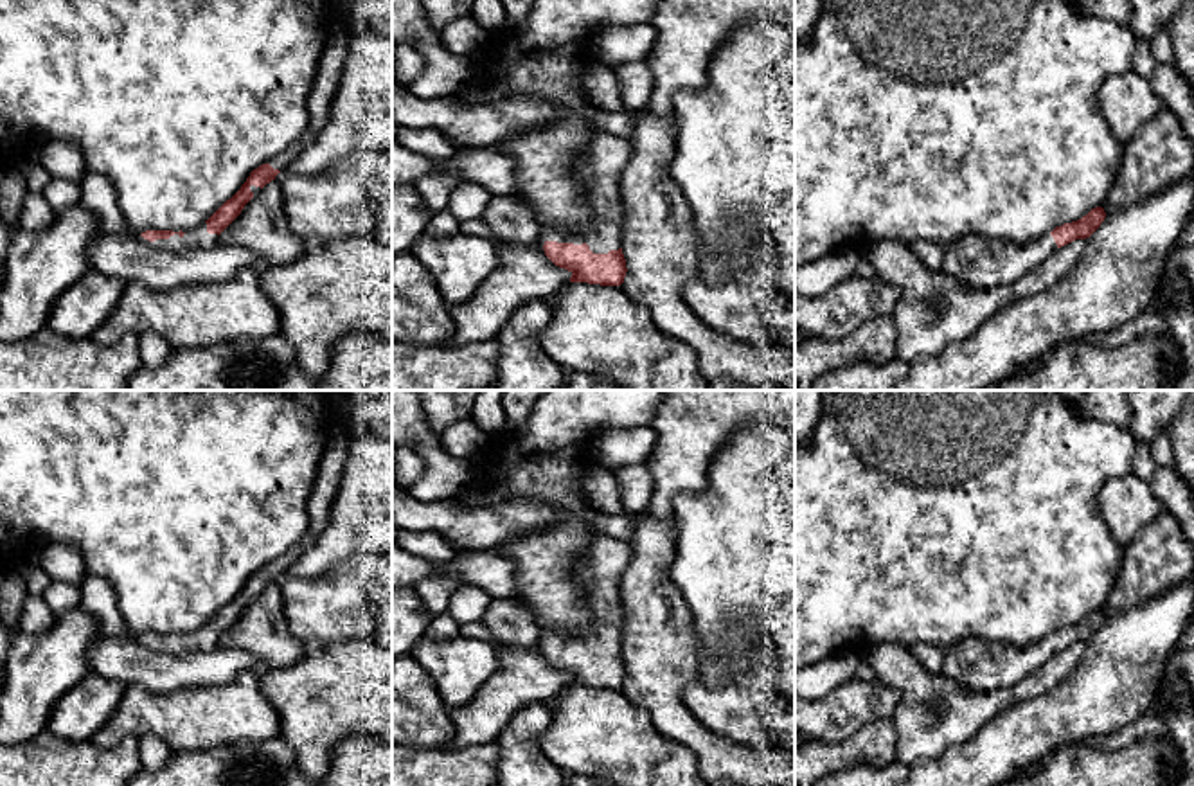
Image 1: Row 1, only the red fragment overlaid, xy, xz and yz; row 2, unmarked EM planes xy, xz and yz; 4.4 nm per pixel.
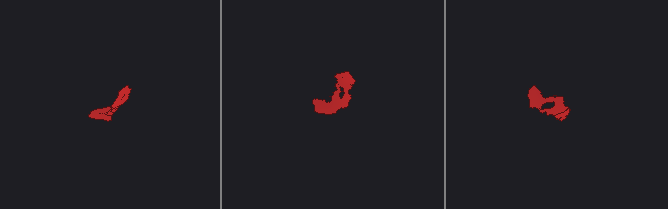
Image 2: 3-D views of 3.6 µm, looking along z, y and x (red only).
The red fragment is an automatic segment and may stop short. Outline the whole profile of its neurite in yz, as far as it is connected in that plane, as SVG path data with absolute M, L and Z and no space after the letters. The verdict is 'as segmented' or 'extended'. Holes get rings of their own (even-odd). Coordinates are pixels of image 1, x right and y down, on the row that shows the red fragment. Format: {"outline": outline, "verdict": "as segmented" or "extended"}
{"outline": "M1095 207L1081 219L1056 227L1052 232L1025 245L985 236L967 236L944 246L946 255L942 270L971 286L1012 286L1056 248L1075 239L1090 237L1104 218L1104 209Z", "verdict": "extended"}

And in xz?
{"outline": "M599 133L572 164L572 171L593 209L592 225L581 234L541 230L545 255L572 273L570 282L601 286L624 282L628 268L620 239L626 212L620 174L631 155L629 138Z", "verdict": "extended"}

